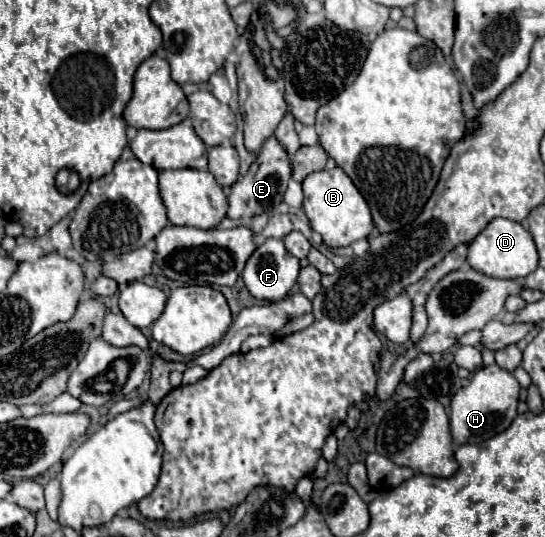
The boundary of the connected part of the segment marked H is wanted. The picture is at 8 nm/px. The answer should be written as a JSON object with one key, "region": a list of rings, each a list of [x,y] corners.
{"region":[[[493,364],[479,368],[471,378],[469,384],[459,388],[451,398],[449,422],[451,422],[451,436],[457,446],[461,444],[481,444],[495,434],[509,428],[513,418],[517,416],[517,402],[519,402],[519,382],[513,378],[511,372]]]}

